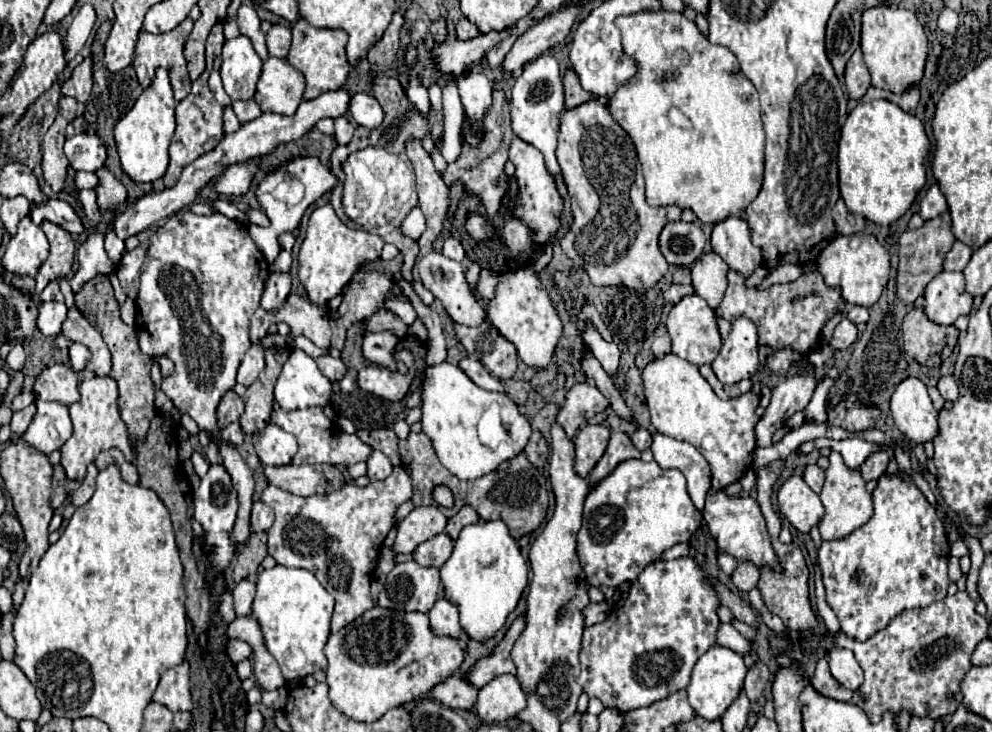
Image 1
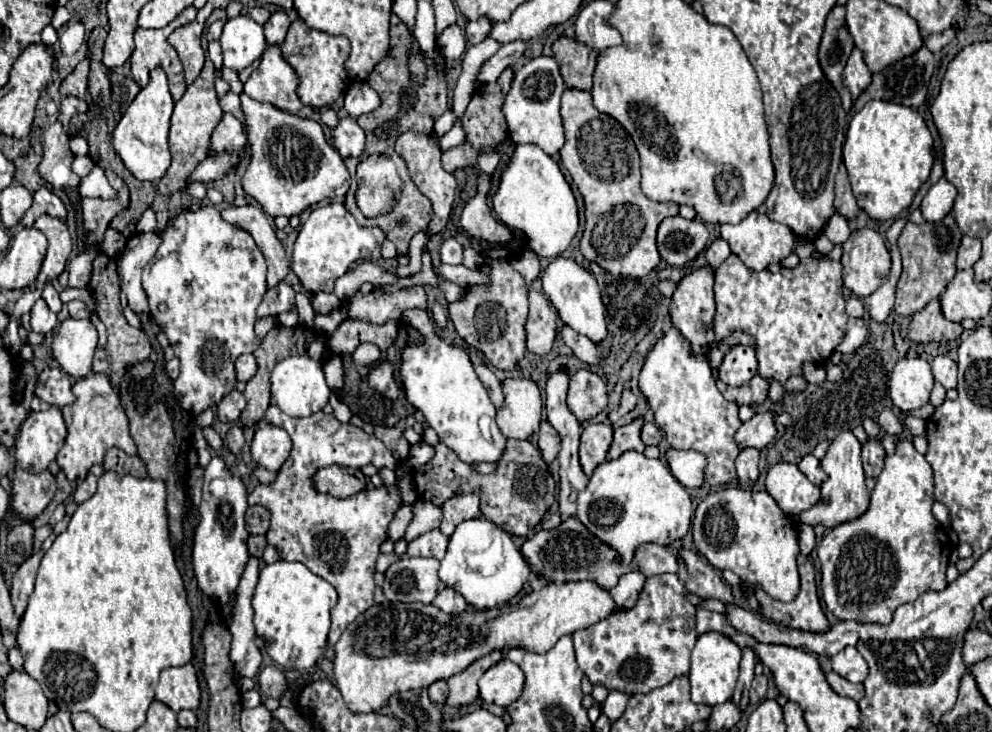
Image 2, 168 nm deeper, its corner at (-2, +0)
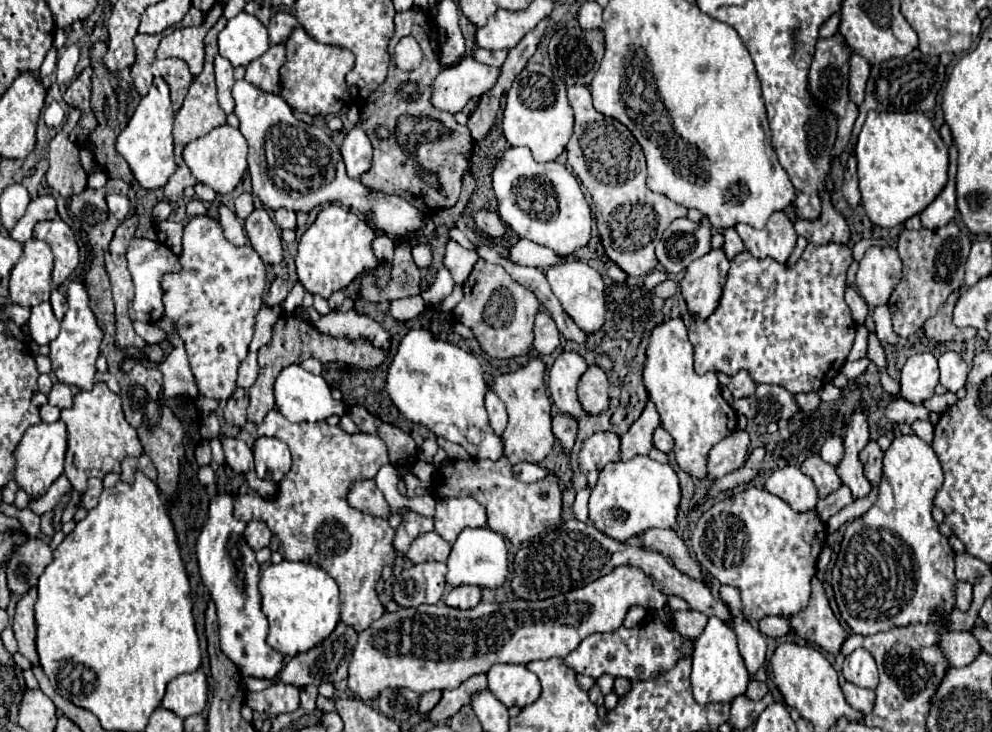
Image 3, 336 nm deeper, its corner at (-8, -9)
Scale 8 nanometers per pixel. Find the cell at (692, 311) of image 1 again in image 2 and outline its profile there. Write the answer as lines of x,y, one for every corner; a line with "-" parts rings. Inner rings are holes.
705,264
703,268
699,270
693,270
689,272
679,284
677,284
677,290
673,294
673,302
671,302
671,308
669,308
669,314
671,314
671,320
675,324
675,328
679,328
685,338
691,342
693,350
697,354
703,354
707,356
709,350
705,348
705,344
713,342
713,330
711,330
711,324
713,324
713,316
715,316
715,300
713,300
713,268
709,264

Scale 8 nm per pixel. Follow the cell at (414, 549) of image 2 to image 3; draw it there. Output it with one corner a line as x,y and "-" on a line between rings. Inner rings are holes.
431,531
419,535
413,541
407,557
411,559
411,563
427,563
427,561
447,561
449,553
451,553
451,545
445,539
441,539
435,531

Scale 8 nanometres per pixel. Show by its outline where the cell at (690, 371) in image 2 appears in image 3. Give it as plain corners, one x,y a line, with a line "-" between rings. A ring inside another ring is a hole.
681,319
665,321
653,329
647,347
643,383
649,399
655,403
661,425
675,441
675,459
681,471
695,479
707,479
707,455
719,441
735,433
737,413
721,397
721,387
715,373
697,375
693,369
693,345
687,339
687,329

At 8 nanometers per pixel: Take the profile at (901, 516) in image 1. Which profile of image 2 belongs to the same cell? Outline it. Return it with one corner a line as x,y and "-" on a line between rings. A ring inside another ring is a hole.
899,436
895,442
895,452
885,456
885,466
871,492
871,504
867,512
829,530
817,548
823,572
823,600
839,620
889,624
893,612
901,604
915,600
927,590
943,590
947,586
945,570
951,554
951,538
945,526
941,526
931,514
931,506
935,502
933,488
935,482
931,464
927,464
925,456
915,450
909,438

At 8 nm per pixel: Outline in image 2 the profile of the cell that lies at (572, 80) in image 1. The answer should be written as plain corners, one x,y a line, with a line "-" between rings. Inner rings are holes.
559,36
557,40
553,40
551,50
567,88
589,90
593,86
595,68
593,48
587,48
587,44
579,44
579,40
575,38

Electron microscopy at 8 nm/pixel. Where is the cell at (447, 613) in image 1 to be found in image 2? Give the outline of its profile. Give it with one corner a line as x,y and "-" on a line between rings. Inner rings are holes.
453,588
441,590
433,600
433,604
447,614
461,614
467,608
467,602
463,600
463,596
459,596
459,592
455,592

